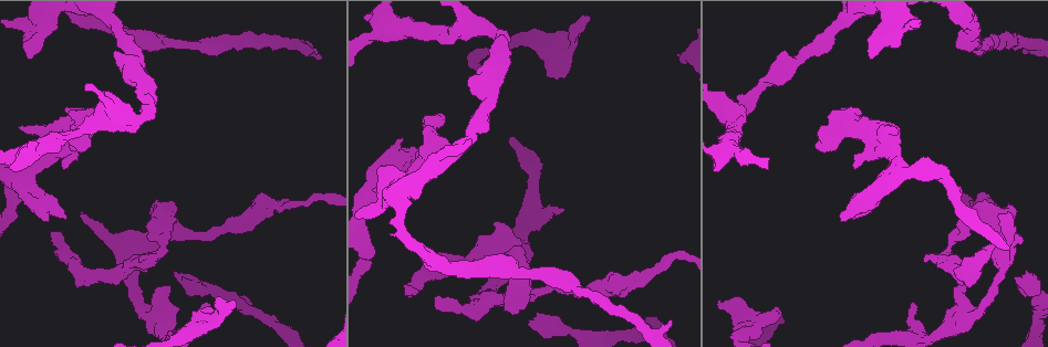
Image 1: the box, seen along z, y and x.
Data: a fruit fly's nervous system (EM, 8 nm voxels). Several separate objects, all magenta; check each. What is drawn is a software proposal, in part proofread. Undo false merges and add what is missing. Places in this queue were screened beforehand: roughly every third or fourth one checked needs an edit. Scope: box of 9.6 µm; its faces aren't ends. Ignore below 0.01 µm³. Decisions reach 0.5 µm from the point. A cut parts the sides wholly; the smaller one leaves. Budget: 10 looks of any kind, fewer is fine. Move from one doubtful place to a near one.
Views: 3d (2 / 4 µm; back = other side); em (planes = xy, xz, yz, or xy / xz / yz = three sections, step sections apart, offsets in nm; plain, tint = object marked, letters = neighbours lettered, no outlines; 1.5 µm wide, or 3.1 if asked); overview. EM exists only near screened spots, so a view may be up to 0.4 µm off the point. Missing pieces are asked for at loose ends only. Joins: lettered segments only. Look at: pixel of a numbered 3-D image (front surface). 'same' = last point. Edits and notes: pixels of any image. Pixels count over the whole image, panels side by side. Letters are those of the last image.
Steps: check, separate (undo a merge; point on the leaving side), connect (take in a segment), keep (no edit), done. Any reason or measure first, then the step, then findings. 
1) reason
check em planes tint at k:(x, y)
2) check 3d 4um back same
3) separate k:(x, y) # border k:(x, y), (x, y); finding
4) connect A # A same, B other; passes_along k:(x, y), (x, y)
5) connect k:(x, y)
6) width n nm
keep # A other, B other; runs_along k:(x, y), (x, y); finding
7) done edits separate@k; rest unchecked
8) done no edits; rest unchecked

free end
check em xy step 4 plain at 1:(560, 211)

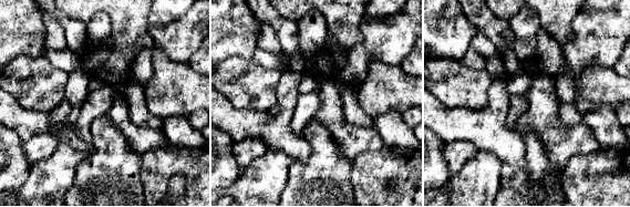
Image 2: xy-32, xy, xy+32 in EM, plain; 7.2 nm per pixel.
see the neighbours
check em xy step 4 letters same

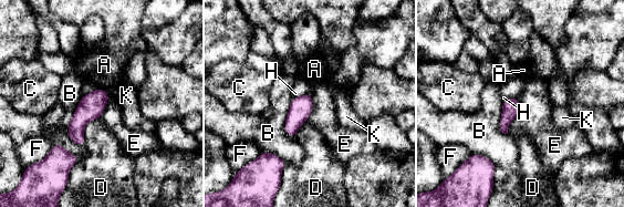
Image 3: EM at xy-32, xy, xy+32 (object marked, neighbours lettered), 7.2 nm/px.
keep # A other, B other, C other, D other, E other, F other, H other, K other; border 3:(517, 96), (519, 113), (507, 133); no lettered segment goes on from it

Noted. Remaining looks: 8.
thin neck
check 3d 2um at 1:(219, 290)

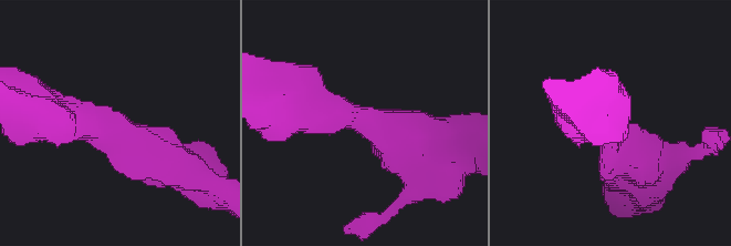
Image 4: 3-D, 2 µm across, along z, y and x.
arm_widths 340, 440 nm
check em planes letters at 4:(117, 133)

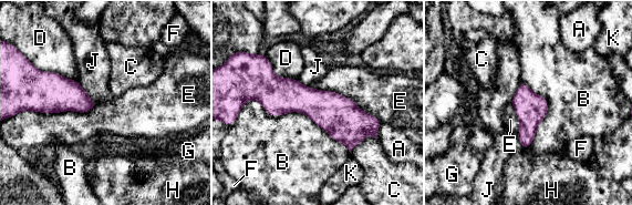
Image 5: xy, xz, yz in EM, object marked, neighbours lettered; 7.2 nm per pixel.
keep # A other, B other, C other, D other, E other, F other, G other, H other, J other, K other; all the same neuron

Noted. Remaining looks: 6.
check em planes letters at 1:(588, 15)

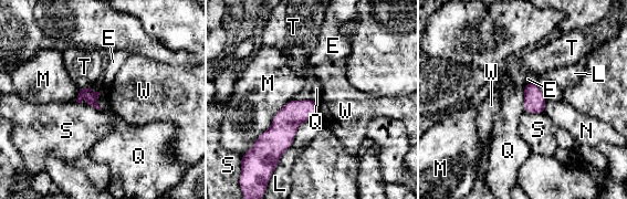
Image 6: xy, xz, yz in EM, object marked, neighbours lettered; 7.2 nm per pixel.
width 120 nm
keep # E other, L other, M other, N other, Q other, S other, T other, W other; border 6:(522, 91), (524, 111); none of them fits

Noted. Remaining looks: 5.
check 3d 2um back at 1:(28, 59)

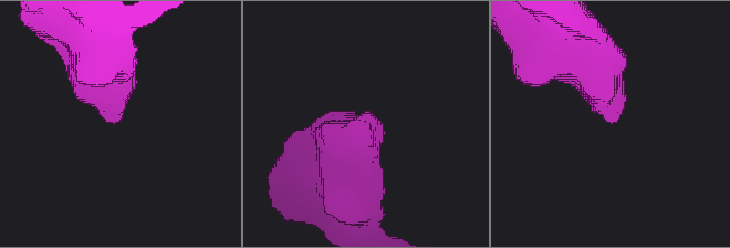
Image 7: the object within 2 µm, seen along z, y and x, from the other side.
shape alone is not enough
check em xz step 8 tint at 7:(362, 121)

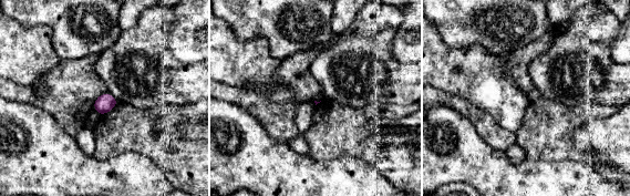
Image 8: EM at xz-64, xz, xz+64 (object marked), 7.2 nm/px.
check em planes letters same

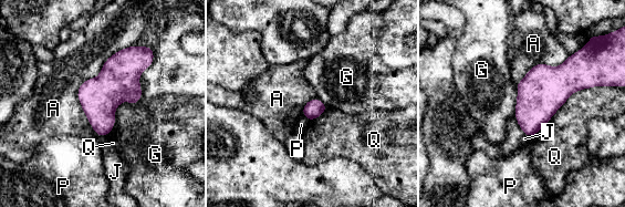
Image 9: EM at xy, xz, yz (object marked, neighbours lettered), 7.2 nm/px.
longest_contact A 700 nm
keep # A other, G other, J other, P other, Q other; border 9:(149, 44), (141, 99), (108, 133); no lettered segment goes on from it

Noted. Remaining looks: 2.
done no edits; rest unchecked

